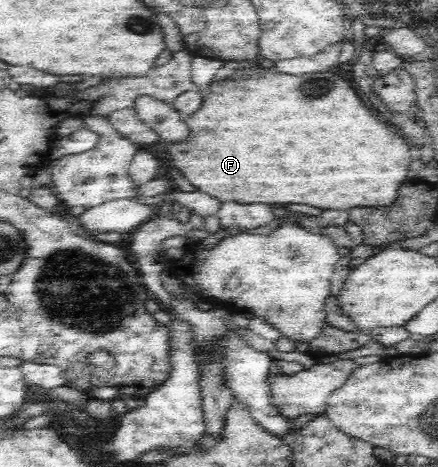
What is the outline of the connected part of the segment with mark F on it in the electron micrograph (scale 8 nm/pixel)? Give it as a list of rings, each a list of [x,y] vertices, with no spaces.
[[[221,61],[221,68],[217,71],[213,82],[209,86],[209,94],[203,100],[201,108],[190,114],[185,119],[185,125],[189,128],[189,138],[185,142],[169,143],[167,152],[171,154],[171,160],[177,170],[185,176],[185,180],[195,186],[201,192],[207,192],[219,202],[236,202],[241,204],[309,204],[323,210],[351,210],[357,207],[385,208],[395,202],[399,187],[407,182],[409,163],[412,161],[409,149],[410,141],[397,129],[387,128],[386,122],[379,122],[371,110],[363,106],[357,92],[351,87],[349,81],[344,80],[345,74],[351,72],[351,63],[337,63],[335,68],[327,72],[302,74],[281,74],[273,68],[259,67],[252,62]]]

